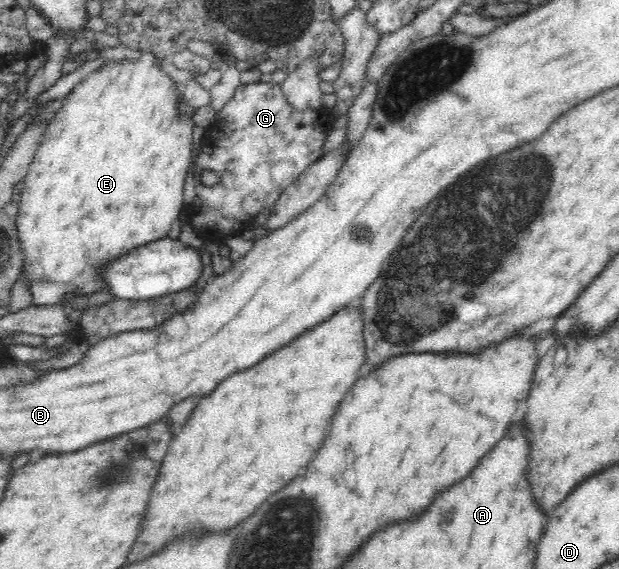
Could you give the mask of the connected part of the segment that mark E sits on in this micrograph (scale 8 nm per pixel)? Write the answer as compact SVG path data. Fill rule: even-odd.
M141 51L138 60L132 61L127 58L120 61L106 61L102 66L91 71L85 76L61 102L61 107L55 113L55 117L45 129L43 141L37 149L27 171L22 190L21 202L17 217L17 231L23 252L23 265L29 276L29 286L31 286L31 296L33 304L51 305L59 304L64 295L69 290L75 290L79 294L91 294L97 290L104 290L104 283L98 276L98 269L111 258L122 256L131 249L141 245L147 245L151 241L157 241L167 237L167 232L171 229L171 223L179 219L180 212L185 208L183 199L183 189L186 179L187 169L191 165L193 147L193 123L192 117L183 114L179 110L179 99L182 97L182 89L179 83L171 80L171 77L163 72L159 64L155 64L159 58L151 52Z

